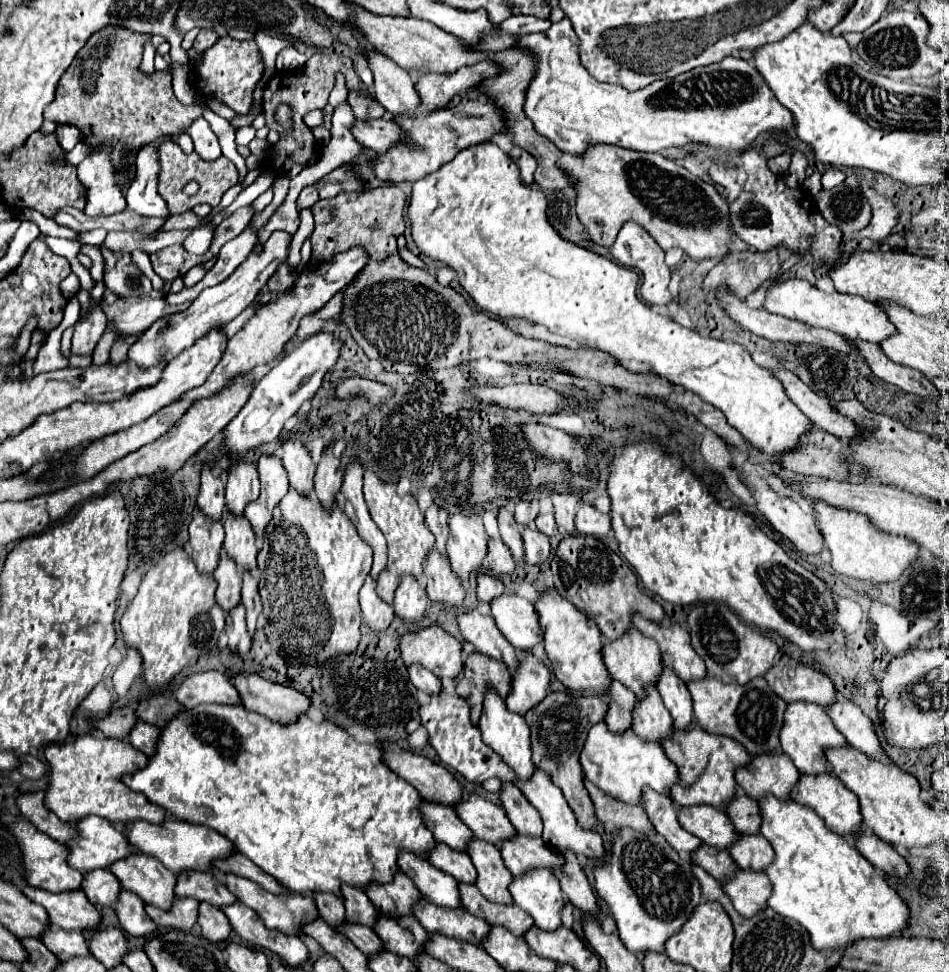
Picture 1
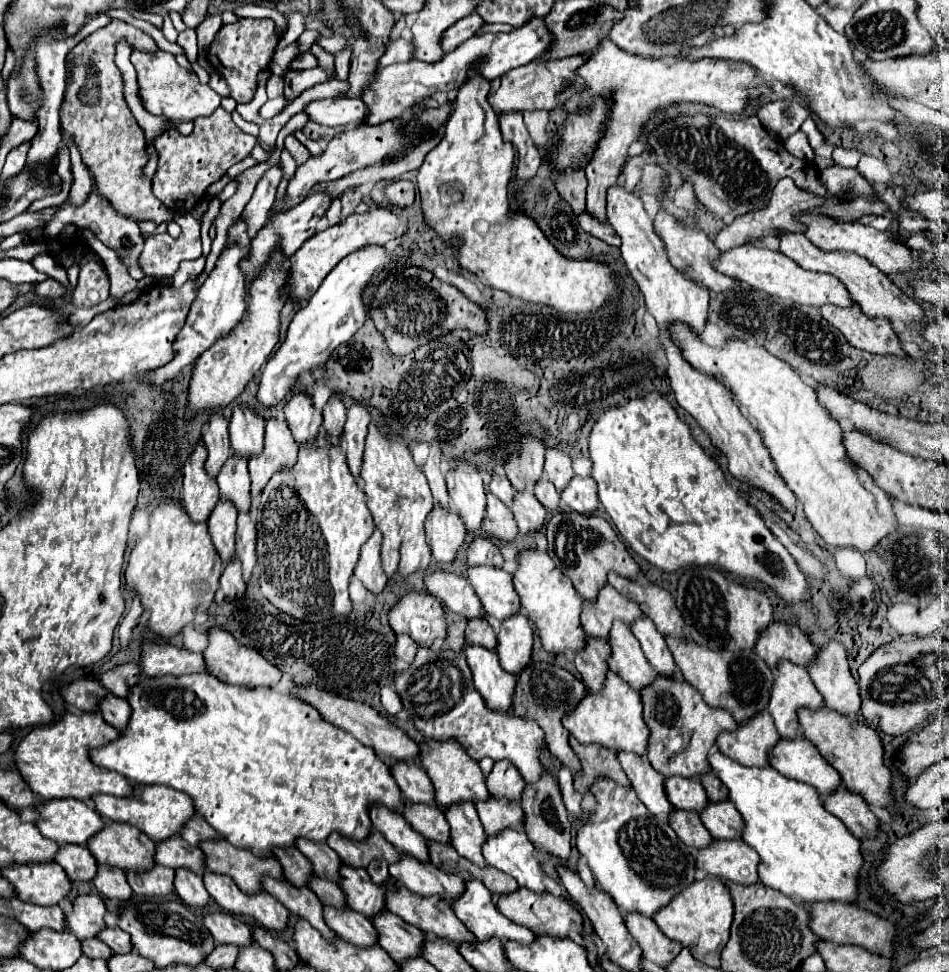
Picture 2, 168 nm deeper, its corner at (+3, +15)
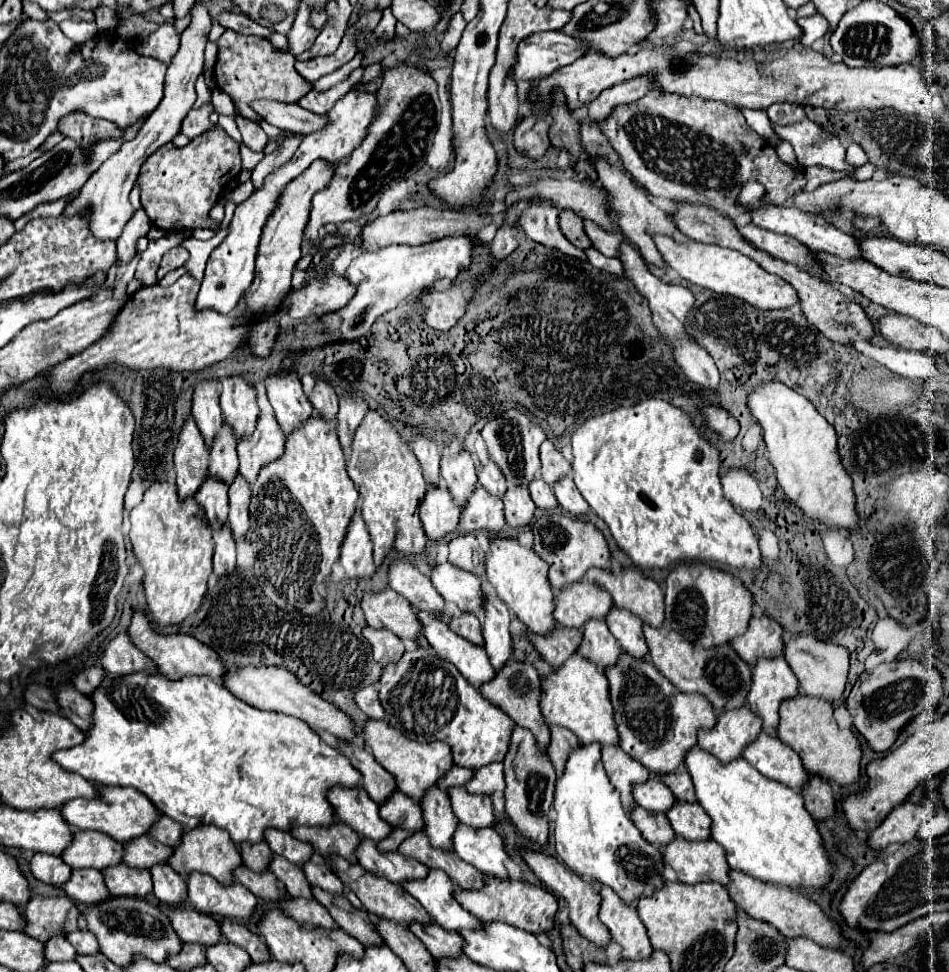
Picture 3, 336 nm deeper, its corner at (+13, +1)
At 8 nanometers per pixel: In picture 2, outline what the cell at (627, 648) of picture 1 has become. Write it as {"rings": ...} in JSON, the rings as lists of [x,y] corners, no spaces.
{"rings":[[[605,584],[599,590],[597,600],[583,600],[581,624],[585,628],[585,634],[609,640],[607,632],[611,630],[613,620],[621,620],[631,626],[631,622],[641,614],[641,608],[633,600],[621,596],[611,584]]]}

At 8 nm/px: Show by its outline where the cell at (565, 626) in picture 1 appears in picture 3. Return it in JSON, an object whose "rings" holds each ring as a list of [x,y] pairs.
{"rings":[[[491,536],[491,552],[487,554],[487,580],[497,590],[499,600],[505,602],[513,612],[513,616],[519,618],[537,636],[553,634],[557,626],[553,618],[555,594],[547,578],[547,568],[549,566],[539,560],[533,550],[521,546],[517,540]]]}

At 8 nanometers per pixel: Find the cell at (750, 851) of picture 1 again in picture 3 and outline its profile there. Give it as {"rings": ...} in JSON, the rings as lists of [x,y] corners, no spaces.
{"rings":[[[677,802],[669,812],[667,818],[673,826],[673,830],[691,842],[701,842],[711,838],[711,818],[705,814],[705,810],[699,804],[689,802]]]}

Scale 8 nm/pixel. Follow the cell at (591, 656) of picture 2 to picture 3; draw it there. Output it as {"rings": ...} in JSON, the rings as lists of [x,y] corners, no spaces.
{"rings":[[[525,628],[527,636],[533,640],[535,648],[539,650],[539,654],[543,654],[543,658],[555,668],[561,668],[563,662],[577,654],[579,650],[579,644],[583,640],[583,632],[581,630],[555,630],[555,634],[551,634],[551,638],[539,638],[535,634],[531,634],[527,628]]]}

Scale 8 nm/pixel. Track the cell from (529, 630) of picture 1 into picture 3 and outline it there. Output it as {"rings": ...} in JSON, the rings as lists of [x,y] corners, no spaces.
{"rings":[[[449,562],[439,564],[431,572],[431,582],[445,602],[455,604],[461,612],[479,614],[485,610],[485,592],[475,574],[457,570]]]}

